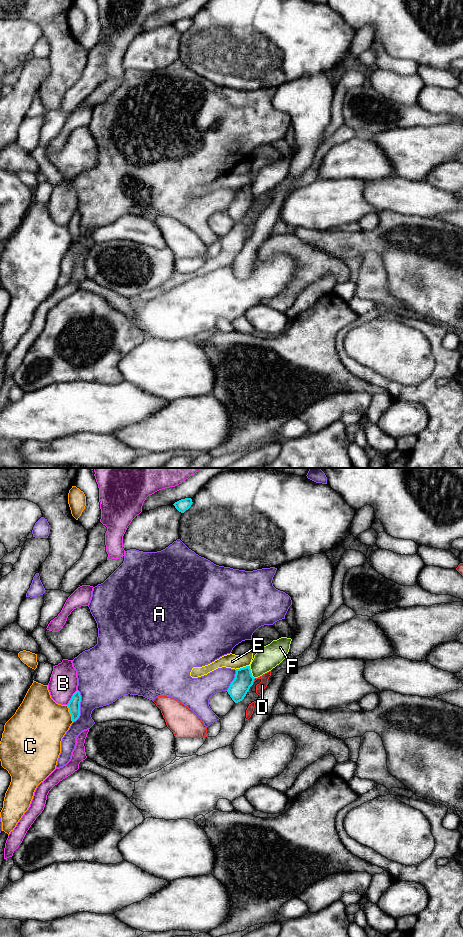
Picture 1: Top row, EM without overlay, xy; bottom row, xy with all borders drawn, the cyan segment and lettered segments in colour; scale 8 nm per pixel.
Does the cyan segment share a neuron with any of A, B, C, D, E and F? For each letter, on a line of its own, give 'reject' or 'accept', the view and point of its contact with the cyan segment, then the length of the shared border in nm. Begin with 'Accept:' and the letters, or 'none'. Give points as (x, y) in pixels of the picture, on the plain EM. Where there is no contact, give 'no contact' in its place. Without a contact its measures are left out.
Accept: none
A: reject; meets cyan in xy at (79, 226); contact 280 nm long
B: reject; meets cyan in xy at (72, 217); contact 150 nm long
C: reject; meets cyan in xy at (70, 233); contact 140 nm long
D: reject; meets cyan in xy at (253, 201); contact 50 nm long
E: reject; meets cyan in xy at (243, 187); contact 120 nm long
F: reject; meets cyan in xy at (250, 192); contact 110 nm long

